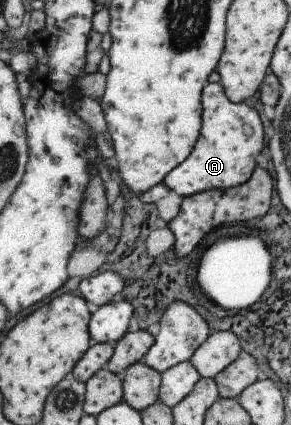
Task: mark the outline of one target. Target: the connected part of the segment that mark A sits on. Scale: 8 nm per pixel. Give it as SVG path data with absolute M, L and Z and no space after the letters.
M207 83L205 87L202 88L201 94L202 94L202 116L201 116L202 122L197 142L194 144L192 152L188 154L188 157L185 160L182 160L182 162L180 162L180 164L178 164L178 166L176 166L167 176L164 176L164 180L162 180L163 185L166 186L168 190L170 190L171 192L176 192L178 196L182 196L183 198L193 196L198 192L203 192L206 190L236 188L240 186L240 184L246 183L246 180L248 180L248 178L250 178L250 176L253 174L253 170L256 166L254 158L256 155L260 153L264 144L263 128L260 122L260 118L258 116L258 112L256 112L256 110L253 110L252 108L250 108L250 106L247 106L246 104L243 103L230 102L230 100L226 98L226 94L224 94L224 88L222 88L222 86L219 83Z

